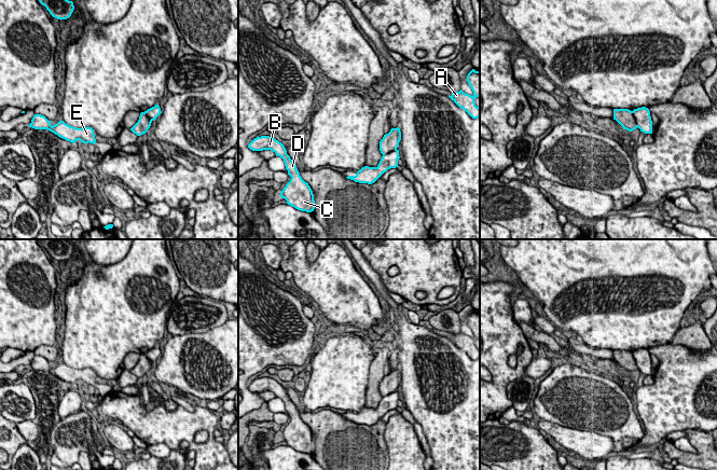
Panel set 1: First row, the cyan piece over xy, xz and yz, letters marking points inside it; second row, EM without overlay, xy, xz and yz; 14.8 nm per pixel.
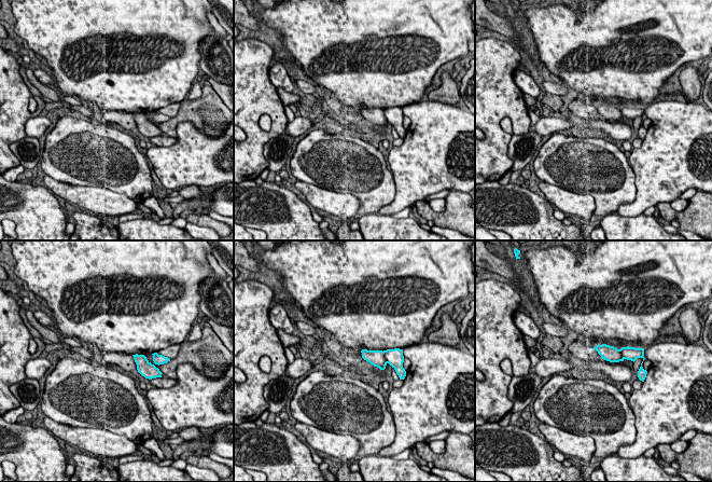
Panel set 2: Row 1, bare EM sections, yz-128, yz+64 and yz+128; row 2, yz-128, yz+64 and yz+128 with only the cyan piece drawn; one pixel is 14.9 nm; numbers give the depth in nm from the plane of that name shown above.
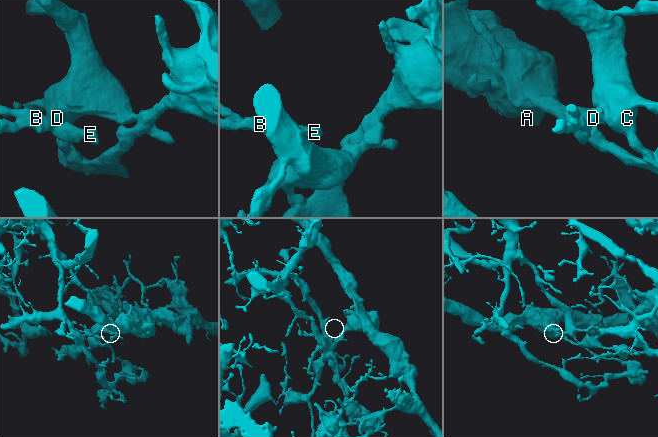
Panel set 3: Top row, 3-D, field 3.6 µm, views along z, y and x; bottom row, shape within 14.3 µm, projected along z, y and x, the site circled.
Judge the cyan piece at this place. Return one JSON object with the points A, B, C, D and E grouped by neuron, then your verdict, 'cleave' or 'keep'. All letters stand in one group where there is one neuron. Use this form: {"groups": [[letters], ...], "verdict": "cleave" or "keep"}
{"groups": [["A"], ["B", "C", "D", "E"]], "verdict": "cleave"}

